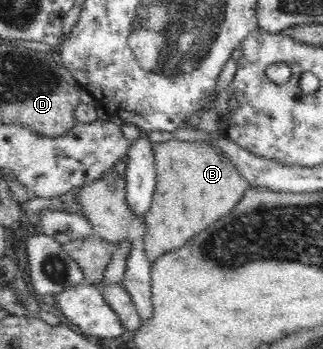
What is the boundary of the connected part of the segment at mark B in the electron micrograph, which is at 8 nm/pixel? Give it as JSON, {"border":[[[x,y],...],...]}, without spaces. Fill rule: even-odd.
{"border":[[[174,137],[166,142],[154,143],[152,150],[157,170],[157,185],[151,209],[143,219],[147,229],[143,240],[145,255],[151,264],[164,253],[188,245],[188,241],[192,241],[198,233],[202,233],[209,225],[233,211],[249,191],[249,182],[237,171],[236,164],[206,140],[180,141]]]}

